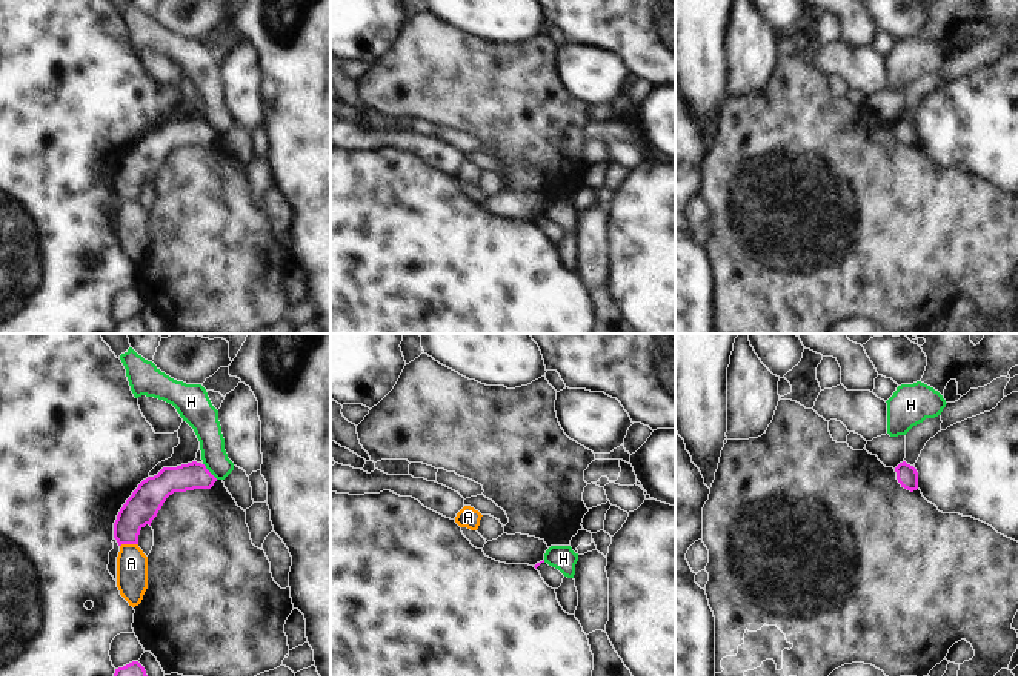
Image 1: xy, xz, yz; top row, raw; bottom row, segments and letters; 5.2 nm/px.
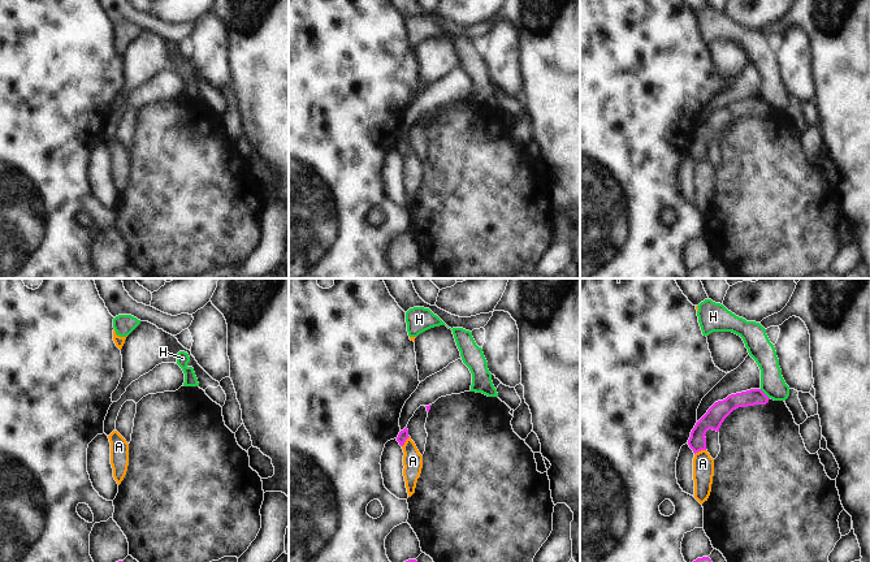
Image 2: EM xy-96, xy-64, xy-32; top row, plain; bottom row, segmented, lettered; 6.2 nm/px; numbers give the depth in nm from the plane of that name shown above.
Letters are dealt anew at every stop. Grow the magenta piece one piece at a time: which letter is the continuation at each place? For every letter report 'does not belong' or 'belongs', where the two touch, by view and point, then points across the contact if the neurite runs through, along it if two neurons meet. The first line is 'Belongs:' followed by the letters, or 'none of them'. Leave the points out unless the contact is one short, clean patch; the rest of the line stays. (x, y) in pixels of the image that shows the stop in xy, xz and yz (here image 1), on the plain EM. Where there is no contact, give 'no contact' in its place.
Belongs: none of them
A: does not belong | xy (128, 199)
H: does not belong | xy (208, 126) | along xy (203, 119), (217, 134)

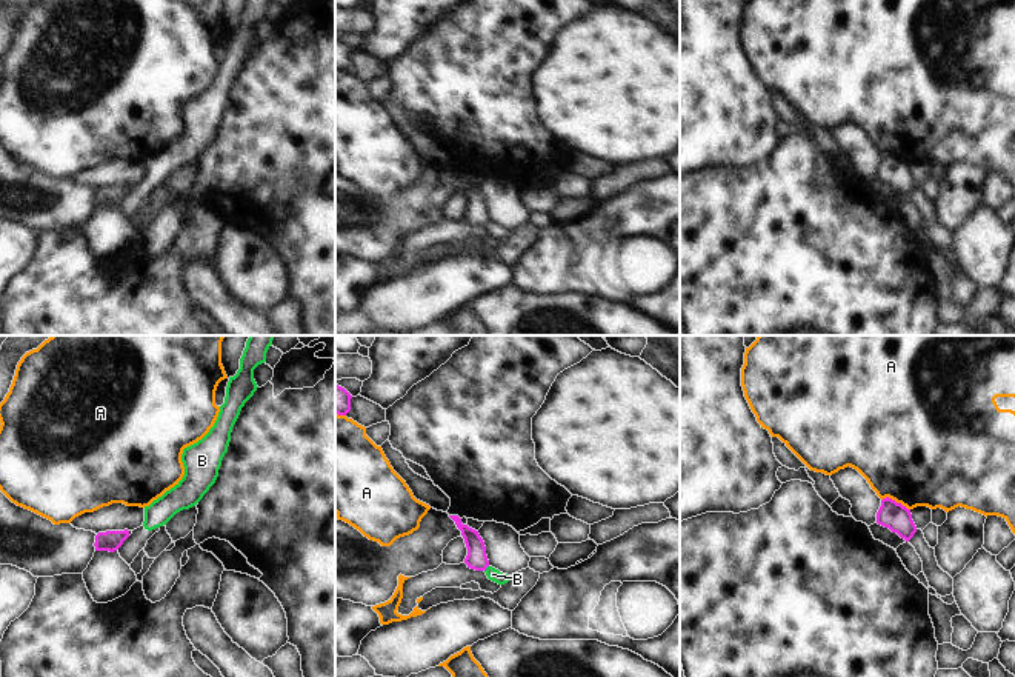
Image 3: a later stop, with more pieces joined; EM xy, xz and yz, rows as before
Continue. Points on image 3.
Belongs: none of them
A: does not belong | yz (894, 156)
B: does not belong | xz (486, 222) | along xz (488, 220), (485, 226)

